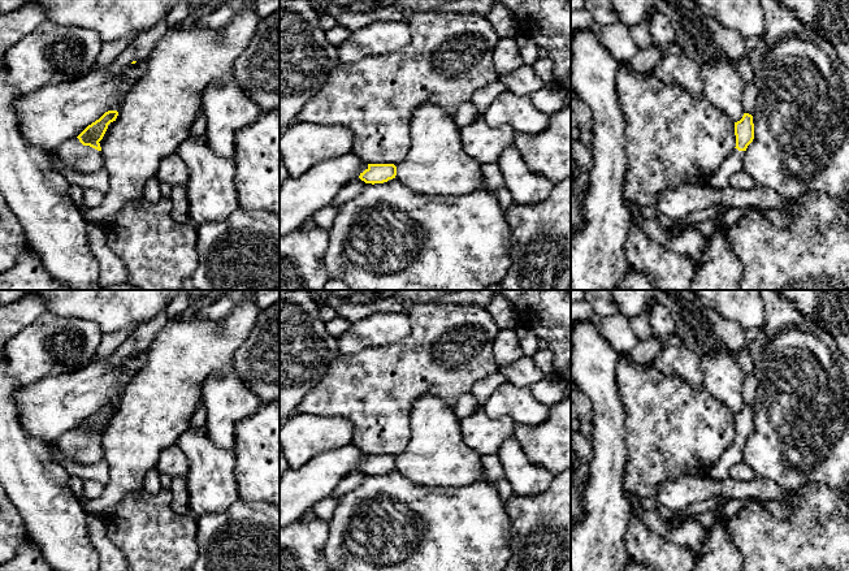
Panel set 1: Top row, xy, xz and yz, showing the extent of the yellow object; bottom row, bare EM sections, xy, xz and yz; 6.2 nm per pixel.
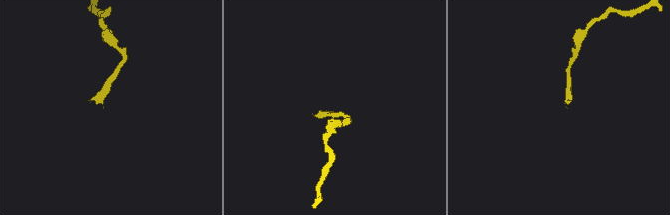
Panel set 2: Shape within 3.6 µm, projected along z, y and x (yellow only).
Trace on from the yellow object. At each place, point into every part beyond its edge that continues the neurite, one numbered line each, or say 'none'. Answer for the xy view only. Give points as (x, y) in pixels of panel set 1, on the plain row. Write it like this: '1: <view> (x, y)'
1: xy (83, 450)

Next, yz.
1: yz (733, 454)

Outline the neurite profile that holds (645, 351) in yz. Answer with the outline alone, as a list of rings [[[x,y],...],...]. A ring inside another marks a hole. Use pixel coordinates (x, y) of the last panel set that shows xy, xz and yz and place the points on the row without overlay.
[[[651,336],[647,339],[637,342],[631,351],[629,358],[633,363],[641,365],[653,365],[655,356],[660,352],[664,339]]]

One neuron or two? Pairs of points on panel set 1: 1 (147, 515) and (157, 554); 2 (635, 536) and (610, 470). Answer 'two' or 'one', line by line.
1: one
2: two

